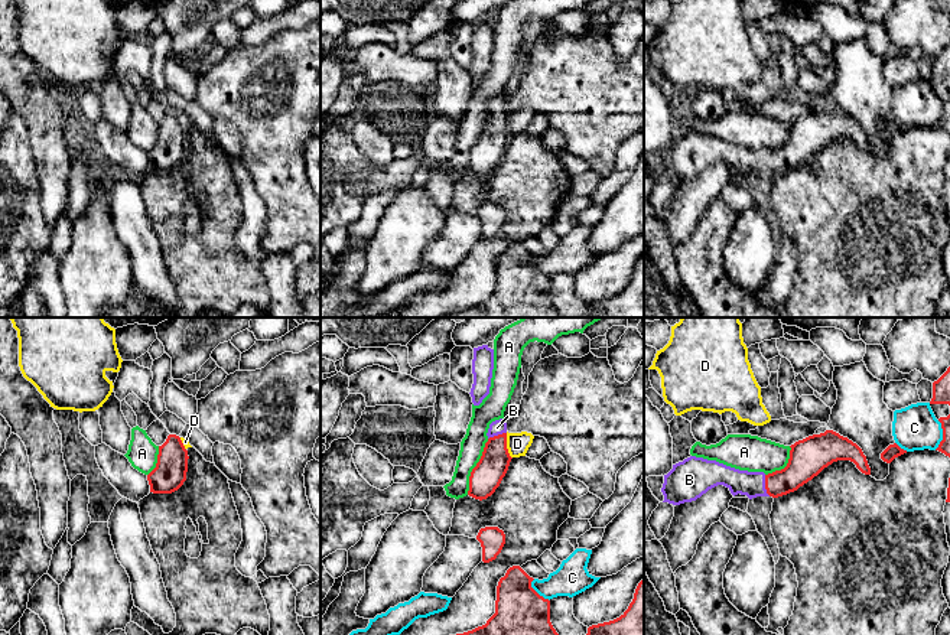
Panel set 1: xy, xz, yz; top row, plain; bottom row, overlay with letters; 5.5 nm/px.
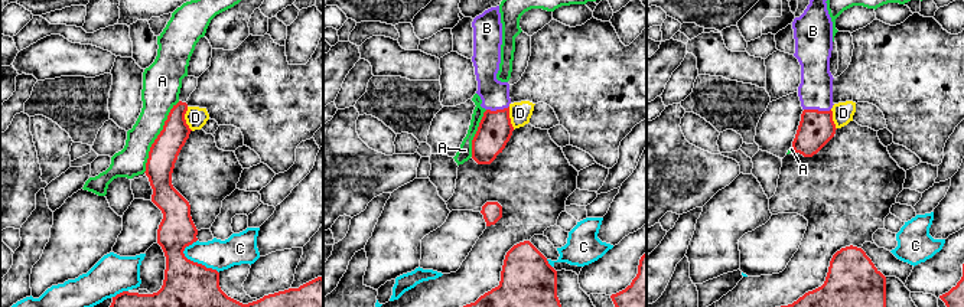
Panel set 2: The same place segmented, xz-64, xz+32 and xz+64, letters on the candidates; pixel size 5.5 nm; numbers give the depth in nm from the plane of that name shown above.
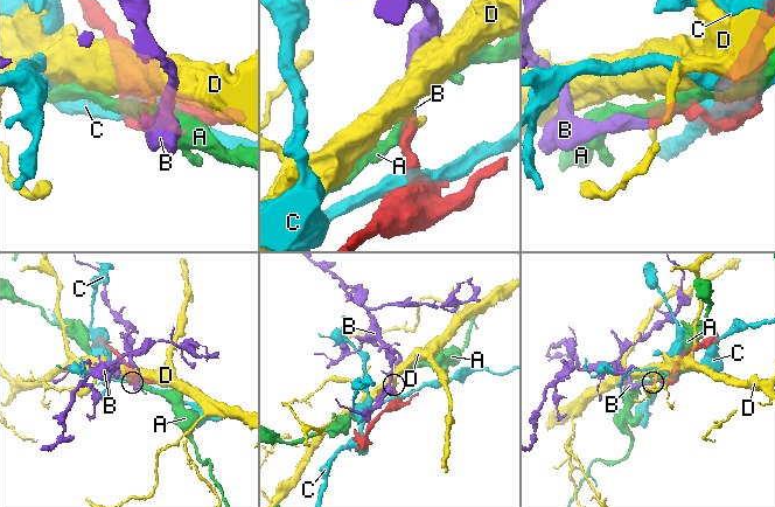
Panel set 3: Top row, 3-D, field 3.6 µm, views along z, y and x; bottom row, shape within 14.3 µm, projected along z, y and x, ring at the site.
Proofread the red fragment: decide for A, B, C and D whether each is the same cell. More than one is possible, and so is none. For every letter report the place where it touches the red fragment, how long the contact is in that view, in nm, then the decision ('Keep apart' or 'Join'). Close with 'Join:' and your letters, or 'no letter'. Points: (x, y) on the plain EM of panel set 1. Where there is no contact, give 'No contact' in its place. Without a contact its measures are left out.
A: Touches red at xz (475, 143). Shared border 340 nm. Keep apart
B: Touches red at yz (765, 162). Shared border 120 nm. Join
C: Touches red at yz (943, 111). Shared border 170 nm. Keep apart
D: Touches red at xz (506, 123). Shared border 150 nm. Keep apart
Join: B

